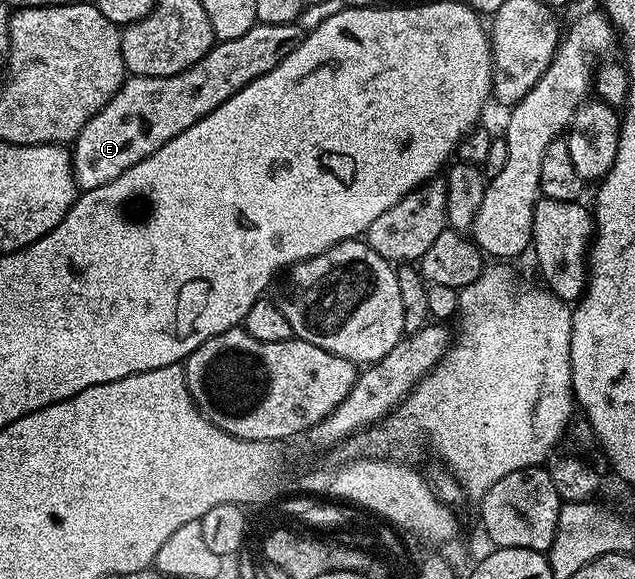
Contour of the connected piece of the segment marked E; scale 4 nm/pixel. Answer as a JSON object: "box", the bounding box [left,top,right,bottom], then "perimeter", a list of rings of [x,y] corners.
{"box":[71,22,301,191],"perimeter":[[[262,22],[239,40],[217,42],[189,70],[175,76],[126,77],[116,96],[77,133],[71,146],[73,175],[82,191],[94,190],[111,180],[119,180],[127,168],[147,160],[163,144],[175,140],[179,132],[187,132],[203,116],[215,112],[219,104],[231,100],[251,80],[271,72],[295,48],[301,45],[300,25]]]}

